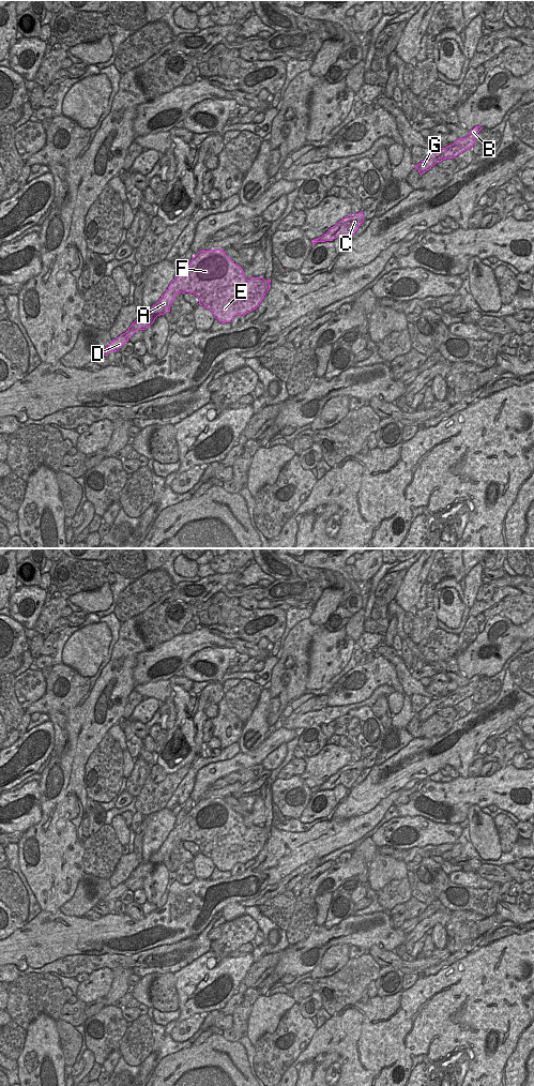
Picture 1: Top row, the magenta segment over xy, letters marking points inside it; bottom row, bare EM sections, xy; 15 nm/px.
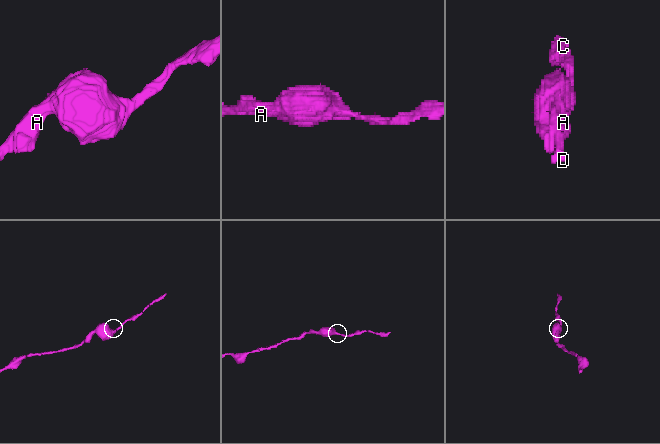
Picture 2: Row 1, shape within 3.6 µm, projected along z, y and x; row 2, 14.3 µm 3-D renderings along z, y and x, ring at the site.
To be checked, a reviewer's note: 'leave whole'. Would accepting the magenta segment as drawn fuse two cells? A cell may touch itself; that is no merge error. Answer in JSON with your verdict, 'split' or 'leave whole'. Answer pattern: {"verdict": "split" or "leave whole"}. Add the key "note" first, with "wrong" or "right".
{"note": "right", "verdict": "leave whole"}

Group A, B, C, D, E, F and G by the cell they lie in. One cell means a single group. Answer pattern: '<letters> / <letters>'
A B C D E F G

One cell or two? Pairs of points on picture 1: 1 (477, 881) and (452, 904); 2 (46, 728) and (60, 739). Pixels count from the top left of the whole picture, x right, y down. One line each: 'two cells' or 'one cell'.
1: two cells
2: two cells

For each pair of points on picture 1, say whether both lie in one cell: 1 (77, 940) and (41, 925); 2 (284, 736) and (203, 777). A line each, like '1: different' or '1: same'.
1: same
2: same

